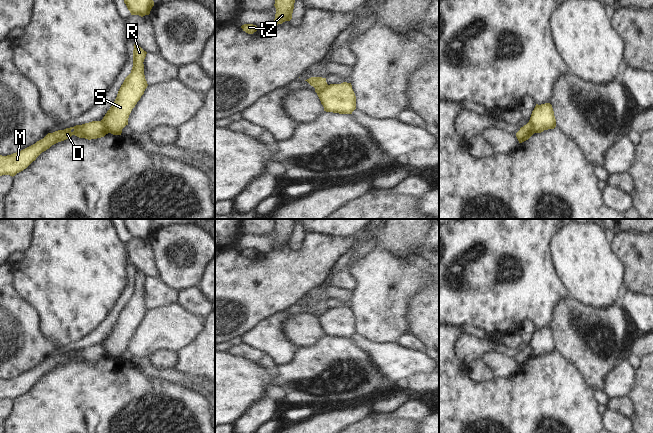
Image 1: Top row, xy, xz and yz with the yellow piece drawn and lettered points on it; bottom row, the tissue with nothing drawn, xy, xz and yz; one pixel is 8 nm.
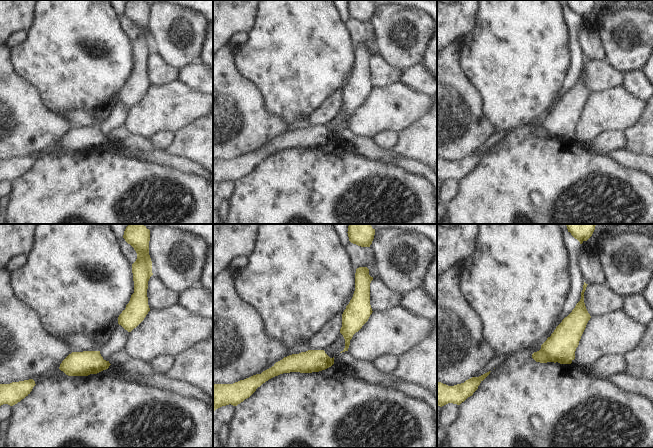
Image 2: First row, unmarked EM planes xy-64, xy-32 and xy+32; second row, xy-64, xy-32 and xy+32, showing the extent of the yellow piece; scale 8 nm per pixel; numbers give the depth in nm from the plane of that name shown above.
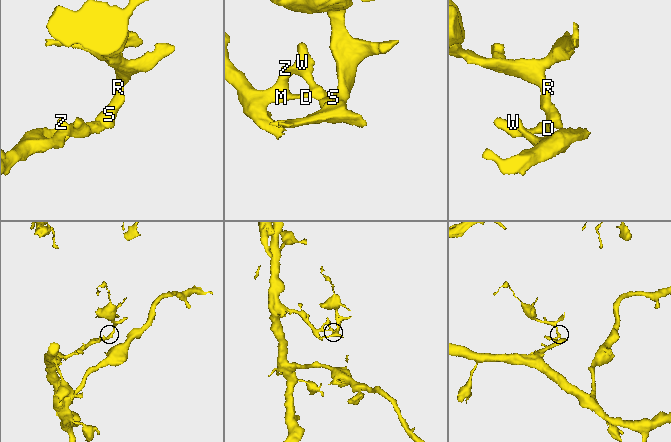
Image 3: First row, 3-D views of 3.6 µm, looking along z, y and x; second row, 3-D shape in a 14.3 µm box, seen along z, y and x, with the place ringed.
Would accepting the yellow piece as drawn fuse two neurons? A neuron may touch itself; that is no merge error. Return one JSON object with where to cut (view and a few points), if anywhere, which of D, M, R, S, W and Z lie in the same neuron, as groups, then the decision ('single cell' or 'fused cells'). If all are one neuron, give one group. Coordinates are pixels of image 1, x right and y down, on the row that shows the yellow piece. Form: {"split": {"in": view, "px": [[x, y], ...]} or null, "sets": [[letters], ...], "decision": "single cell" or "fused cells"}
{"split": {"in": "xy", "px": [[101, 120], [108, 132]]}, "sets": [["D", "M", "W", "Z"], ["R", "S"]], "decision": "fused cells"}

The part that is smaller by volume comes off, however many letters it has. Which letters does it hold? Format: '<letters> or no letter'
R, S

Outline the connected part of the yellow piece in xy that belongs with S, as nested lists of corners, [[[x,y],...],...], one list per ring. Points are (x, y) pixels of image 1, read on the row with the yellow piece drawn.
[[[134,44],[131,73],[125,78],[114,103],[101,120],[108,133],[121,135],[122,129],[128,125],[128,118],[132,109],[148,86],[143,64],[146,54],[147,52],[139,45]]]

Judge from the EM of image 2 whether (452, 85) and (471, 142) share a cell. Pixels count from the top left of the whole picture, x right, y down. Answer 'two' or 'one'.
one

